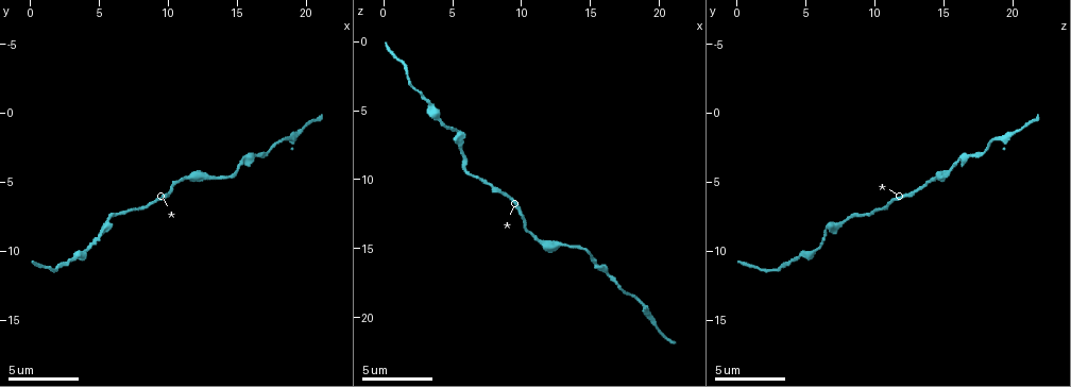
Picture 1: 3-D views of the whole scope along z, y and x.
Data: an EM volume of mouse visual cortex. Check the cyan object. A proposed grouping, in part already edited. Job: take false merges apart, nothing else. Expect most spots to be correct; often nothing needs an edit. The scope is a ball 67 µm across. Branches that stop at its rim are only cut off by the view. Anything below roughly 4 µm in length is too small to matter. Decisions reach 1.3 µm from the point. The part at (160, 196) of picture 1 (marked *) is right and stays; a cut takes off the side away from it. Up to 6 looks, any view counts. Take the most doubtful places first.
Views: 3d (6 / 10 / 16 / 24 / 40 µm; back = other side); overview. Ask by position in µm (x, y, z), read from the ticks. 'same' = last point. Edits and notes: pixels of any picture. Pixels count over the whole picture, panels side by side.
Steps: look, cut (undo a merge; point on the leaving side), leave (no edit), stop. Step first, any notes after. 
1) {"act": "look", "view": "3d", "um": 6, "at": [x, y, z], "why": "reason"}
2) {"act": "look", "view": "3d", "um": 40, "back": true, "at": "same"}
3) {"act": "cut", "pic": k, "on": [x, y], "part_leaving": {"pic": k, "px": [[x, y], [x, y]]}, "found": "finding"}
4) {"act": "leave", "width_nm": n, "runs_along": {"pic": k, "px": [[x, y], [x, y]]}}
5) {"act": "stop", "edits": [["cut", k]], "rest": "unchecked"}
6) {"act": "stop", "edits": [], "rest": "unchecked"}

{"act": "look", "view": "3d", "um": 16, "at": [4.8, 9.4, 6.2], "why": "a narrow waist"}

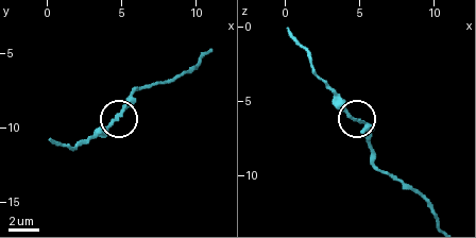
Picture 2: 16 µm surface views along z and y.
{"act": "leave", "runs_along": {"pic": 2, "px": [[425, 200], [376, 167], [368, 129], [336, 96]]}, "found": "continuous, no second neuron"}

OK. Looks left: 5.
{"act": "look", "view": "3d", "um": 6, "at": [13.4, 4.6, 14.6], "why": "sudden change in width"}

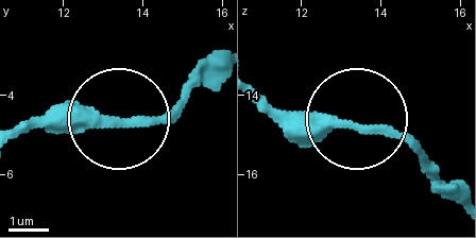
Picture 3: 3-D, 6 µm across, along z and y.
{"act": "look", "view": "3d", "um": 6, "back": true, "at": [13.25, 4.75, 14.75]}

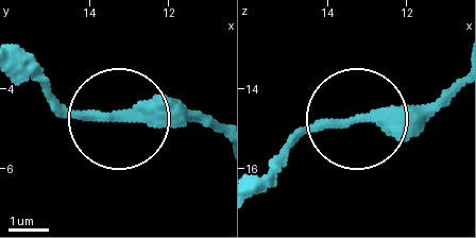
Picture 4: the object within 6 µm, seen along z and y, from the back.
{"act": "leave", "found": "all the same neuron"}

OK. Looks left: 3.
{"act": "look", "view": "3d", "um": 16, "at": [16.6, 3.0, 17.2], "why": "sudden change in width"}

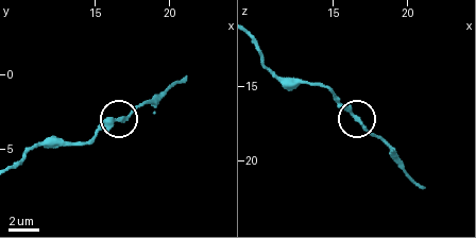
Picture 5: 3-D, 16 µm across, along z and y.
{"act": "leave", "found": "continuous, no second neuron"}

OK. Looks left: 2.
{"act": "stop", "edits": [], "rest": "unchecked"}

